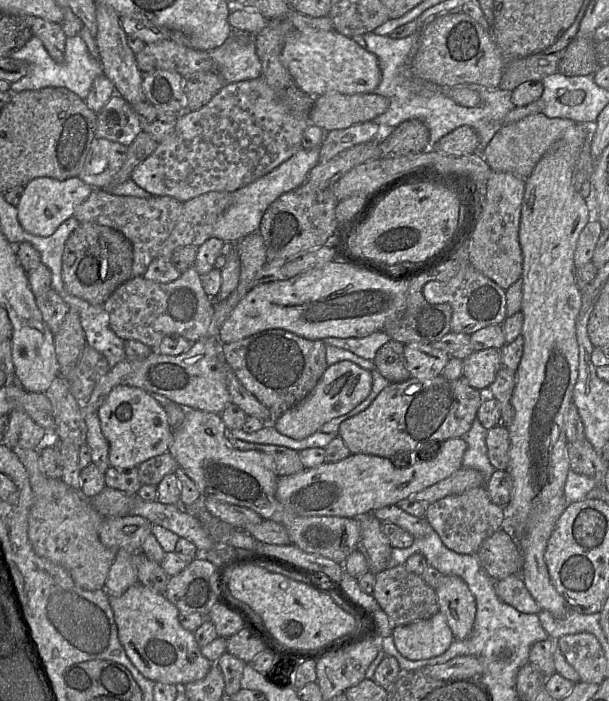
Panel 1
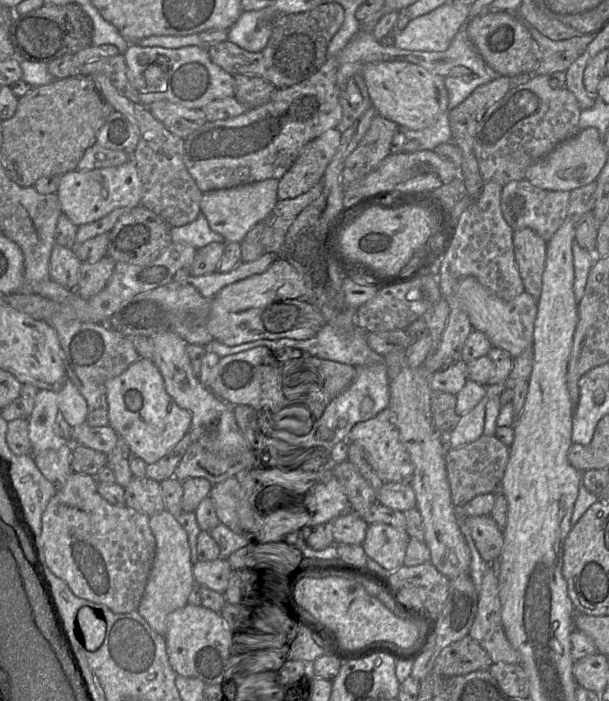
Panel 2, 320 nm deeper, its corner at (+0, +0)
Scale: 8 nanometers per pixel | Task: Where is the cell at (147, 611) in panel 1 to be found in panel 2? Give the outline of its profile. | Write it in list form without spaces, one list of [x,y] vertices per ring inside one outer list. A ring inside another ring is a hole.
[[[188,603],[168,615],[164,638],[169,663],[178,675],[197,677],[204,681],[251,675],[251,655],[254,648],[237,637],[221,613]]]

